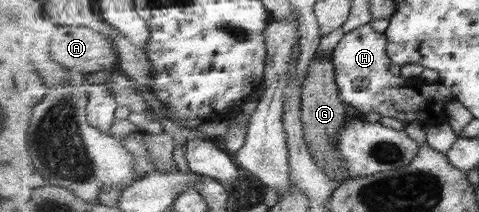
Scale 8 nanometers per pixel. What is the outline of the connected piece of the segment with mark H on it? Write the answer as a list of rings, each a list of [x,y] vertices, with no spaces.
[[[369,24],[346,33],[341,38],[332,53],[332,61],[344,103],[354,107],[359,115],[375,111],[381,117],[394,117],[405,124],[424,123],[430,128],[446,122],[446,107],[456,99],[453,89],[446,87],[442,81],[427,84],[418,77],[418,80],[409,82],[401,75],[394,75],[390,71],[392,61],[387,53],[387,43],[385,34],[376,31]]]

